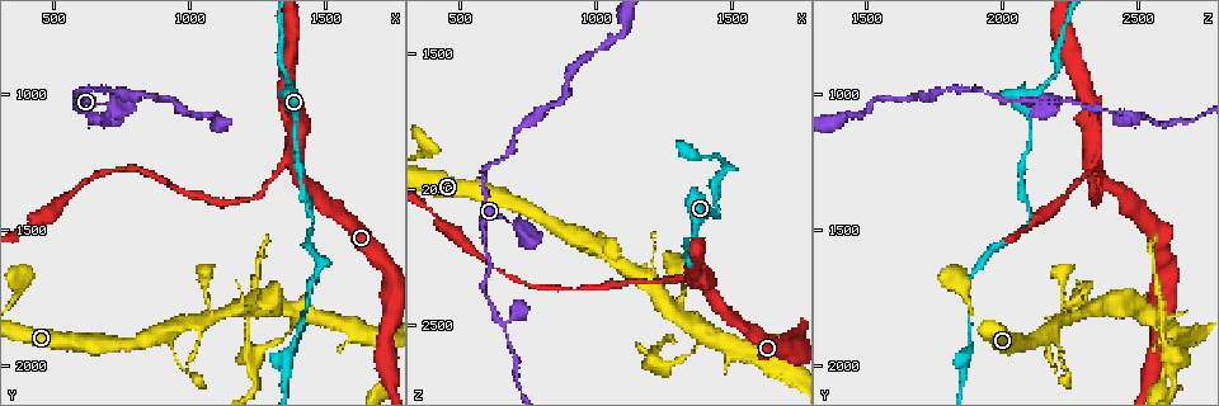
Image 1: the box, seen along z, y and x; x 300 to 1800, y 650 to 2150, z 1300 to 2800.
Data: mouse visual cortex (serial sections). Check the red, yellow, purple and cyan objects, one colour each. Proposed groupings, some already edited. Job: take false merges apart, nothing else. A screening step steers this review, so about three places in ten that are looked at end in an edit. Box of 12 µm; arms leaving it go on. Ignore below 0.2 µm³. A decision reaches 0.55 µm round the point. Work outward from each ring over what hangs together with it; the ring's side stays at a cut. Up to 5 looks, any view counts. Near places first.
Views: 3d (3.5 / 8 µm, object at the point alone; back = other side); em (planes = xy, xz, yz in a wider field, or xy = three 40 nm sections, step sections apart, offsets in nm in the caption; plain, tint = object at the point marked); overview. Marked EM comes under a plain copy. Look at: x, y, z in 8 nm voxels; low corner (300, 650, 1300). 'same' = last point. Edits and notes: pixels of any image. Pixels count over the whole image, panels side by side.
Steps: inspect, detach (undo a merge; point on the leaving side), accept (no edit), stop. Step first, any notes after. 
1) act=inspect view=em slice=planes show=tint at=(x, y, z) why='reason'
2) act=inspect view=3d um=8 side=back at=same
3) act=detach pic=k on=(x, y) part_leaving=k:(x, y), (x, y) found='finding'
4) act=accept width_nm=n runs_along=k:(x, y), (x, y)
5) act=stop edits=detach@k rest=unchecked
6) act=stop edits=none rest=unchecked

act=inspect view=em slice=xy step=3 show=tint at=(1460, 1470, 2090) why='narrows sharply'

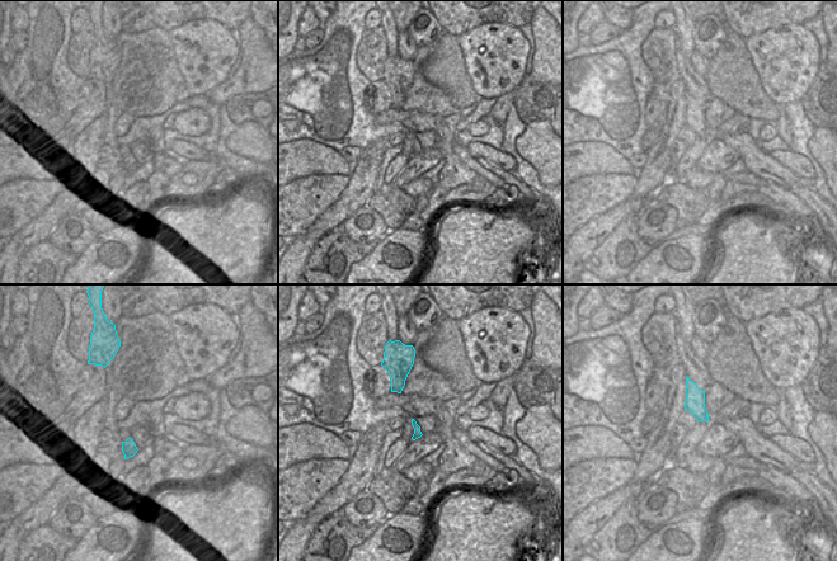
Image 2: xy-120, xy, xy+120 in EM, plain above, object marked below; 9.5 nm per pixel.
act=inspect view=3d um=3.5 at=same why='see where the arms go'

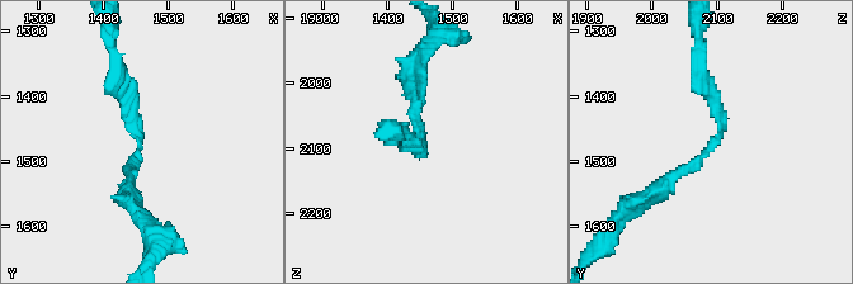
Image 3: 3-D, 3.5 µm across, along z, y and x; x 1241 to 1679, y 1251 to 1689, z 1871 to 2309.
act=accept runs_along=3:(702, 79), (719, 137), (648, 195) found='continuous, no second cell'

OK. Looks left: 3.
act=inspect view=3d um=8 at=(1390, 1930, 1880) why='sudden change in width'

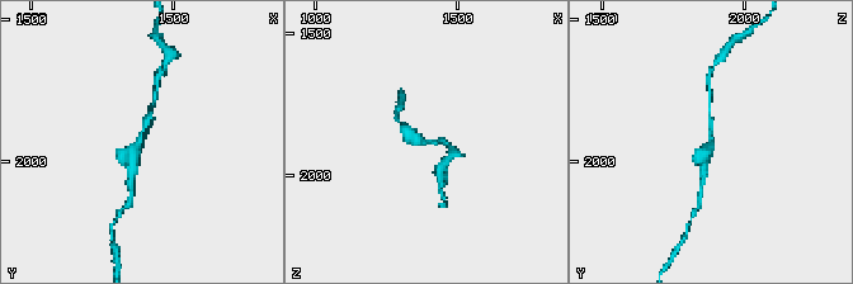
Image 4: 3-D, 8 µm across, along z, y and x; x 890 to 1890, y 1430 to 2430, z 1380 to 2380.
act=inspect view=em slice=xy step=1 show=tint at=(1380, 1940, 1890)

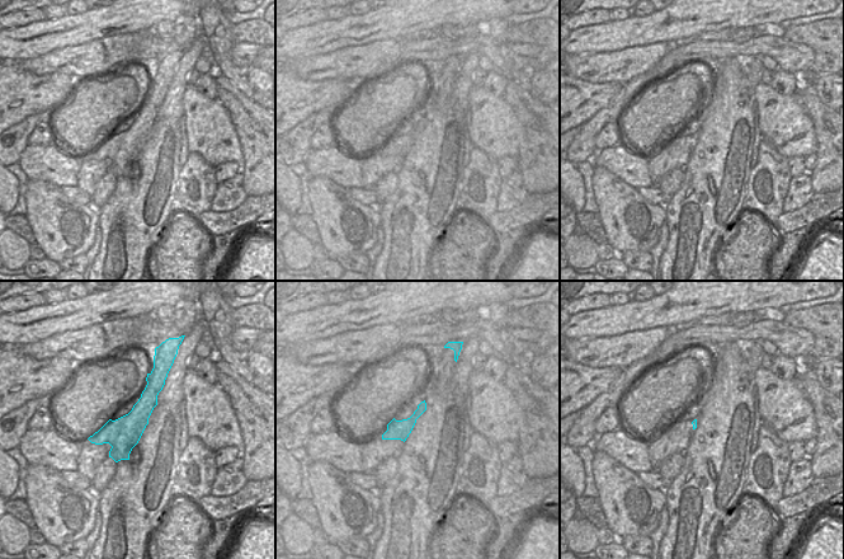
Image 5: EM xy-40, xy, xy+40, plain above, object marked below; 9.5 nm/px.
act=accept runs_along=4:(708, 108), (711, 143), (702, 176) found='all the same cell'

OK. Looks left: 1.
act=stop edits=none rest=unchecked

